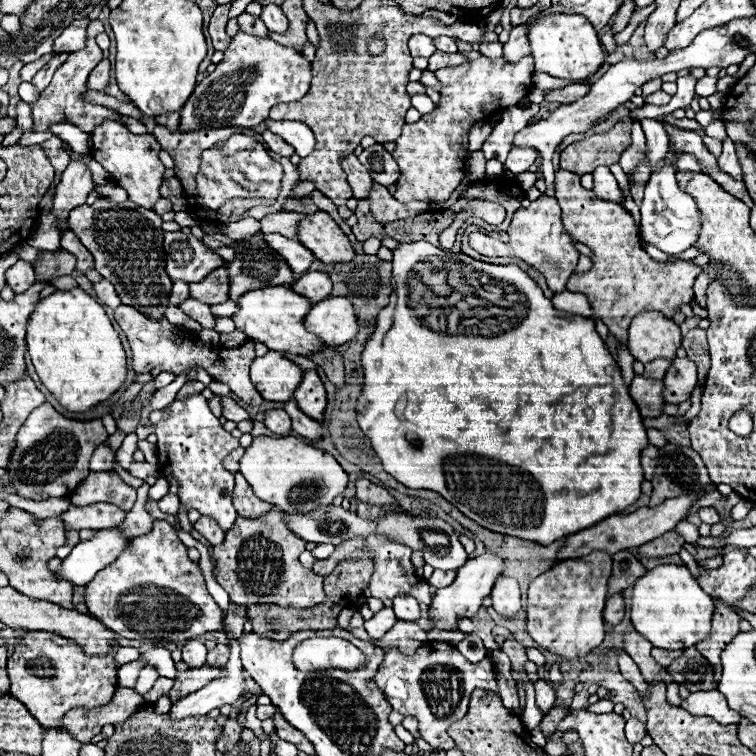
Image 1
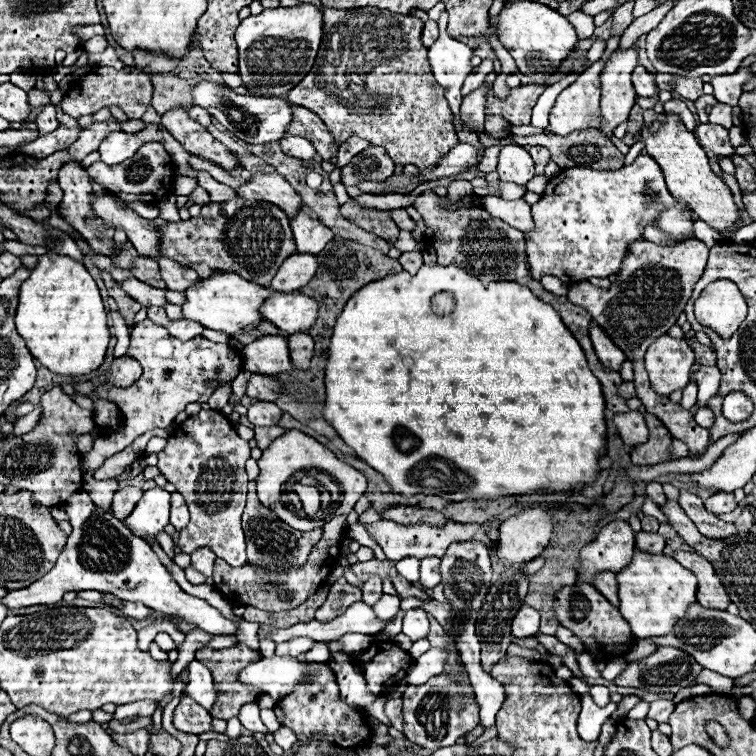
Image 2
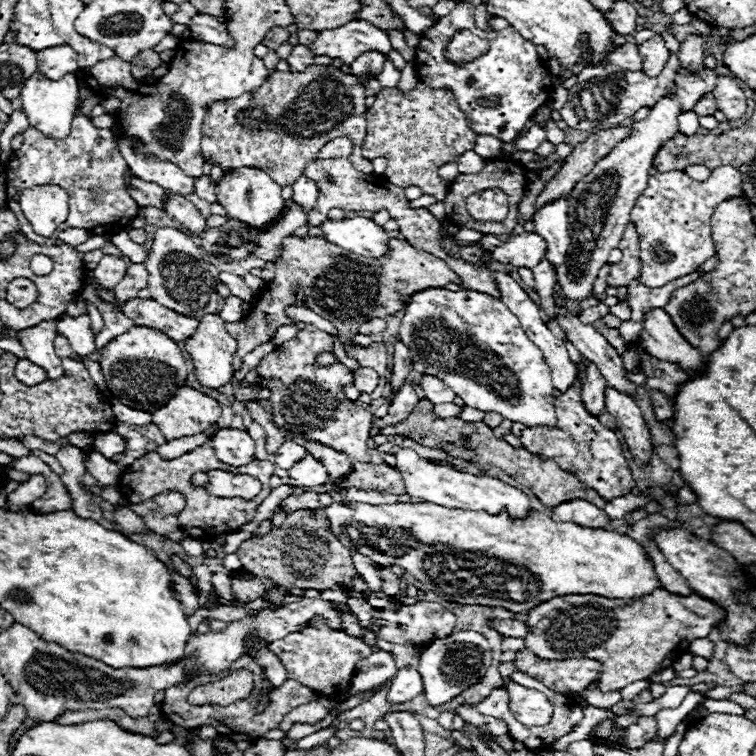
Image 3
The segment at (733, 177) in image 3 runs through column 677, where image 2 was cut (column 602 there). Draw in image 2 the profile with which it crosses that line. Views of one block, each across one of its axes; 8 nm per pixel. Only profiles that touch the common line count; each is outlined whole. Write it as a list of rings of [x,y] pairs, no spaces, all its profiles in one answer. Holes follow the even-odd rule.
[[[646,154],[614,172],[562,170],[550,178],[540,202],[532,204],[536,232],[526,234],[530,274],[534,280],[552,274],[568,286],[592,276],[618,274],[628,248],[644,236],[644,228],[654,226],[660,212],[676,204],[678,198],[668,192],[660,166]]]

